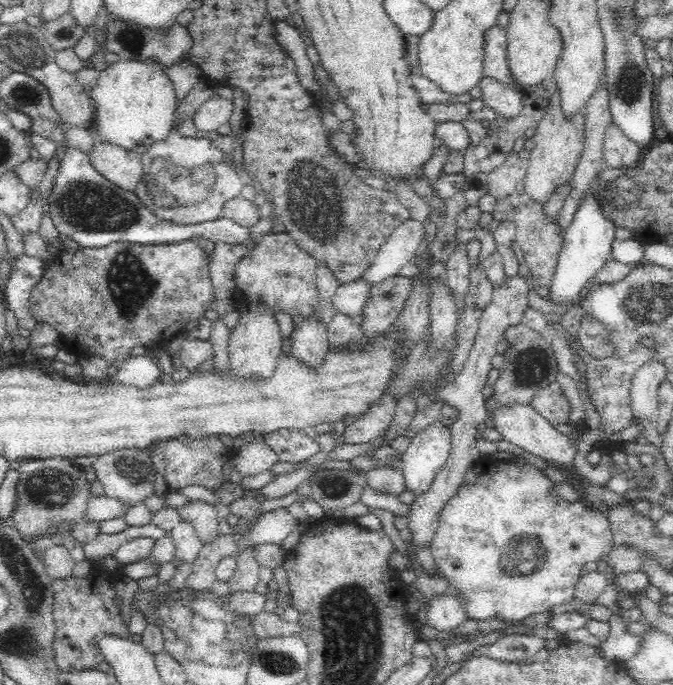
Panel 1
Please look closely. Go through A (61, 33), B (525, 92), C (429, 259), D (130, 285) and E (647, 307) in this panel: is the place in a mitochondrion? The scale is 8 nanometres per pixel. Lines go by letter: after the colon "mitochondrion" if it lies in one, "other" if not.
A: mitochondrion
B: other
C: other
D: mitochondrion
E: mitochondrion

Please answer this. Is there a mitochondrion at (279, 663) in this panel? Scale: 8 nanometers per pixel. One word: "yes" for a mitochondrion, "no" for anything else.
yes

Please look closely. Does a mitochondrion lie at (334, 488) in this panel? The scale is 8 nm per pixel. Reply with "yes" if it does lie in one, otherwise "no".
yes

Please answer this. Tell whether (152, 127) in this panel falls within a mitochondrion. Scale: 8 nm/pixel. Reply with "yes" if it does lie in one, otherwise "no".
no

